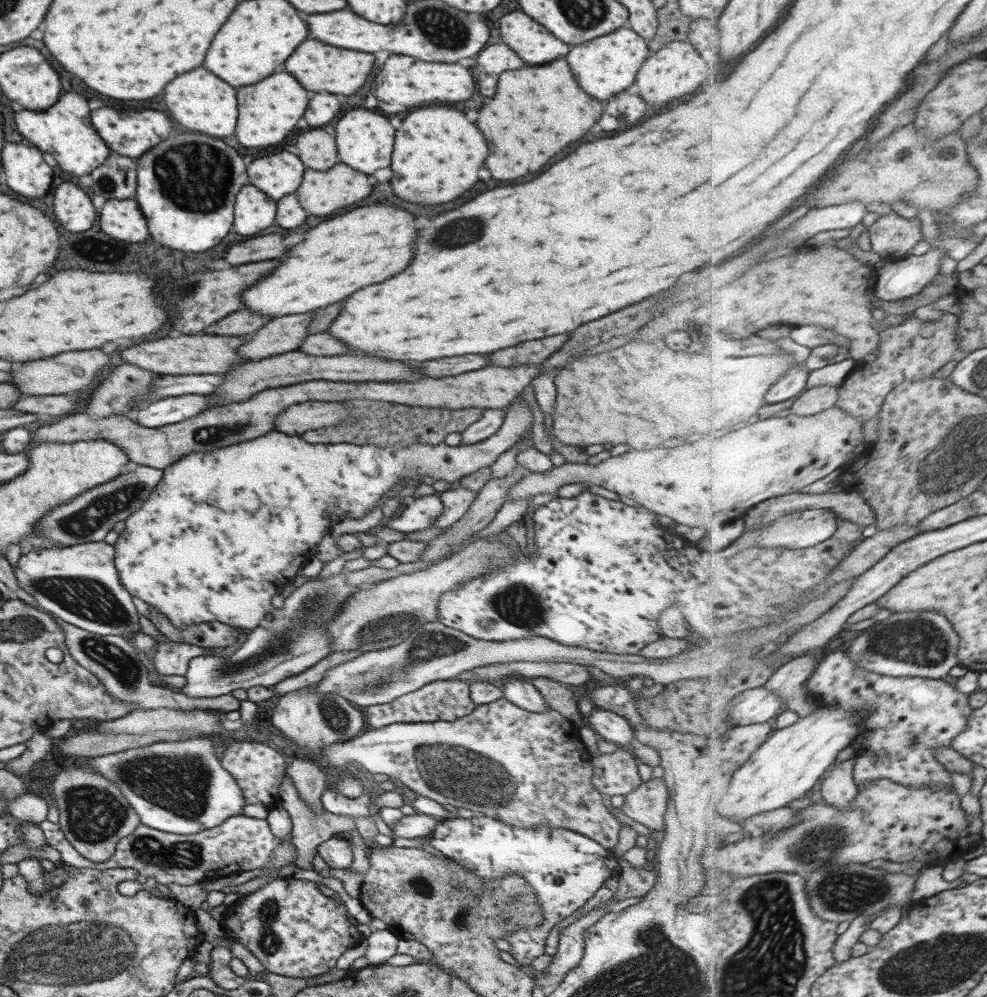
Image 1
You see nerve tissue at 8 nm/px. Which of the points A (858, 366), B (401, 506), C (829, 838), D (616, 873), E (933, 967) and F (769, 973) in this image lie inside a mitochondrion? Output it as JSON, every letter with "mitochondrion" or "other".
{"A":"other","B":"other","C":"mitochondrion","D":"other","E":"mitochondrion","F":"mitochondrion"}

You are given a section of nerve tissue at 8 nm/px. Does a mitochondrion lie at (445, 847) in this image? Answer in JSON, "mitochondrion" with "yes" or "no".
{"mitochondrion":"no"}

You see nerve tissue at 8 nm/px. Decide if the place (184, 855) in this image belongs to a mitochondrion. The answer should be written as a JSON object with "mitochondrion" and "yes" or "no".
{"mitochondrion":"yes"}

